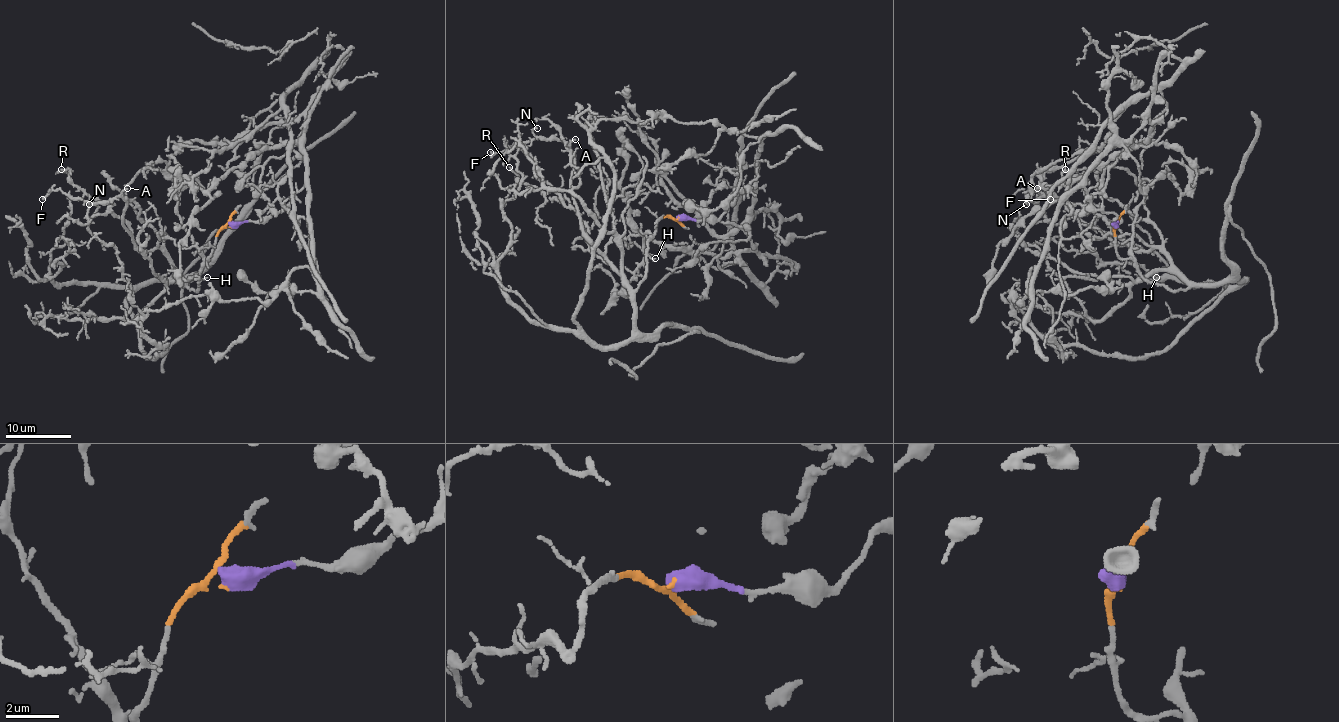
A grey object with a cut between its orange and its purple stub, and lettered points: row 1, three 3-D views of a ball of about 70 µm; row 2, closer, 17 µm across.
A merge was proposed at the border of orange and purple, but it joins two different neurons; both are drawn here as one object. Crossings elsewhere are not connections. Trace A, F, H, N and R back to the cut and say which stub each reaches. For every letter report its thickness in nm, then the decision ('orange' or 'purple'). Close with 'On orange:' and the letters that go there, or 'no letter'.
A: calibre 150 nm; orange
F: calibre 180 nm; orange
H: calibre 120 nm; orange
N: calibre 100 nm; orange
R: calibre 150 nm; orange
On orange: A, F, H, N, R

